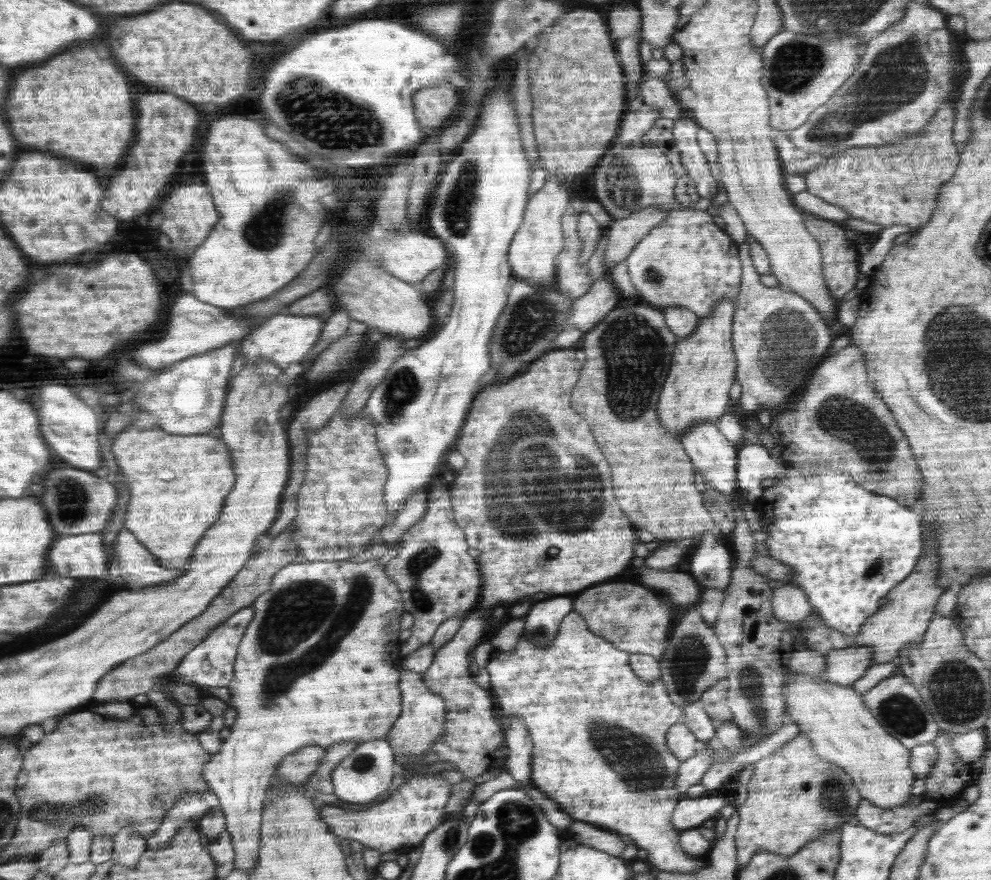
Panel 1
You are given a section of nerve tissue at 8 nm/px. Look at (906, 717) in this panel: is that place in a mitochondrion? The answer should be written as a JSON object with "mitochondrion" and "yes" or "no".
{"mitochondrion":"yes"}

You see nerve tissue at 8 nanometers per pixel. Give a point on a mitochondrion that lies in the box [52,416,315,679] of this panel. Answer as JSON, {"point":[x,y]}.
{"point":[71,496]}

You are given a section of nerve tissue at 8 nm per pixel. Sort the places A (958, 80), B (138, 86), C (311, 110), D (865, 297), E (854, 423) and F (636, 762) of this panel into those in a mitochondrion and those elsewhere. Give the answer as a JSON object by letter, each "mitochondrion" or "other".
{"A":"other","B":"other","C":"mitochondrion","D":"other","E":"mitochondrion","F":"mitochondrion"}

